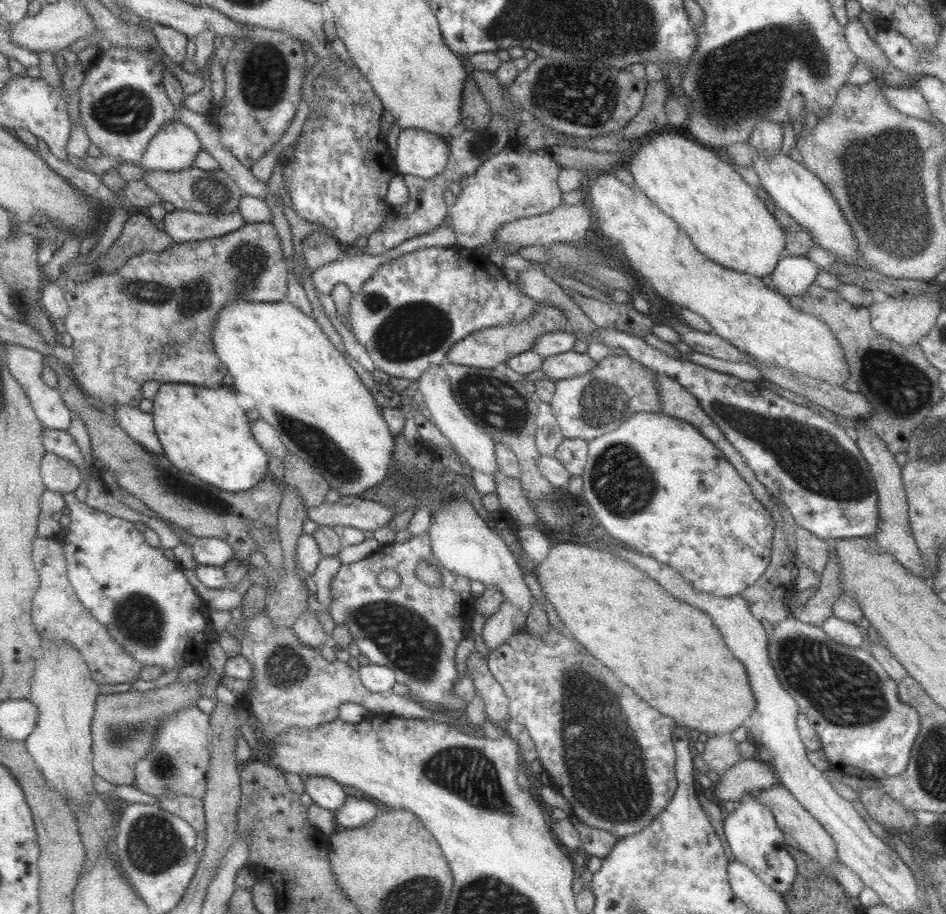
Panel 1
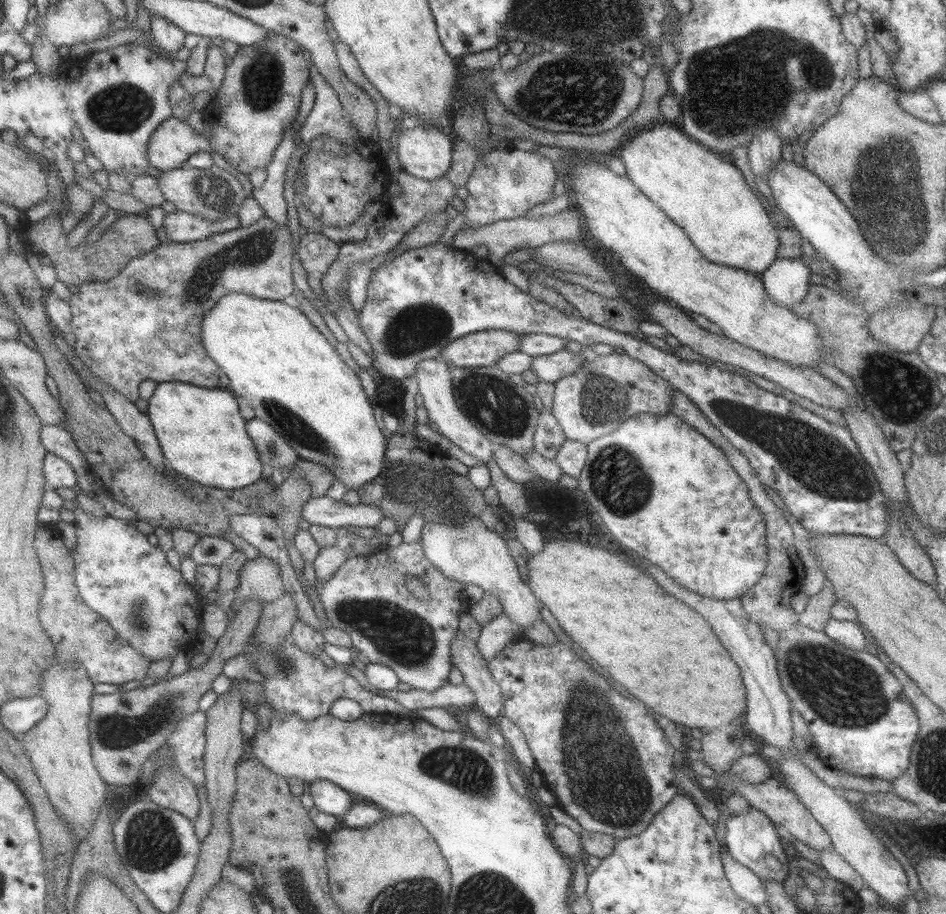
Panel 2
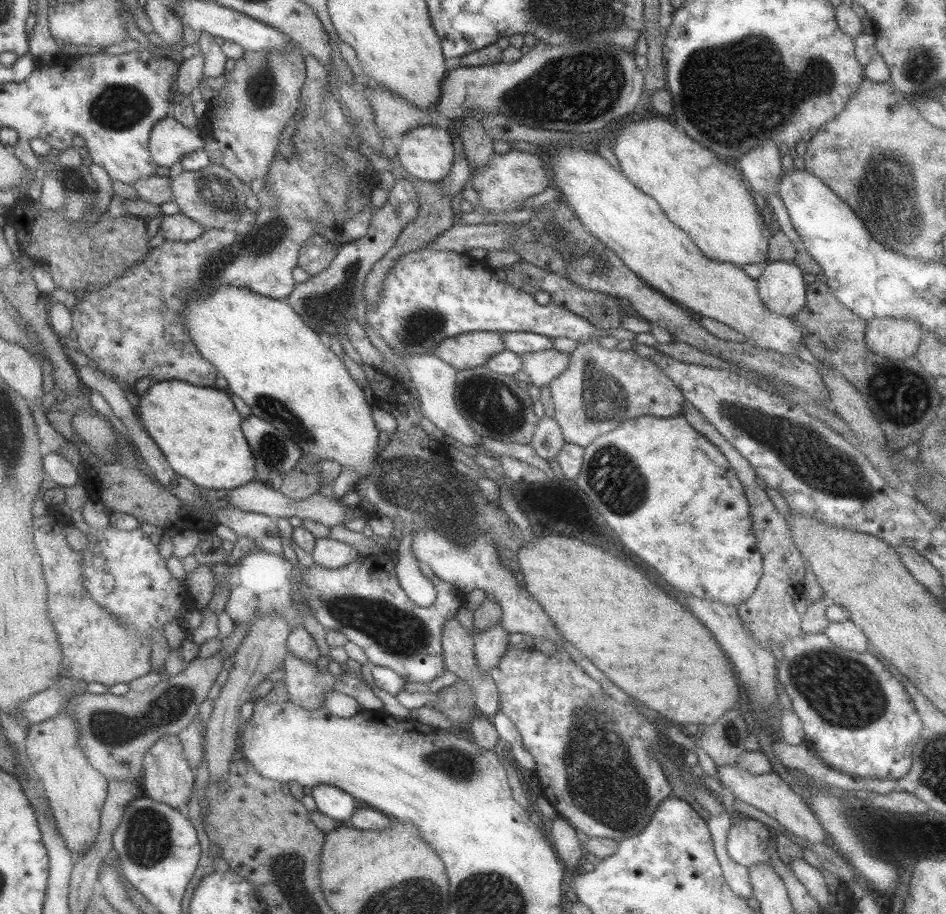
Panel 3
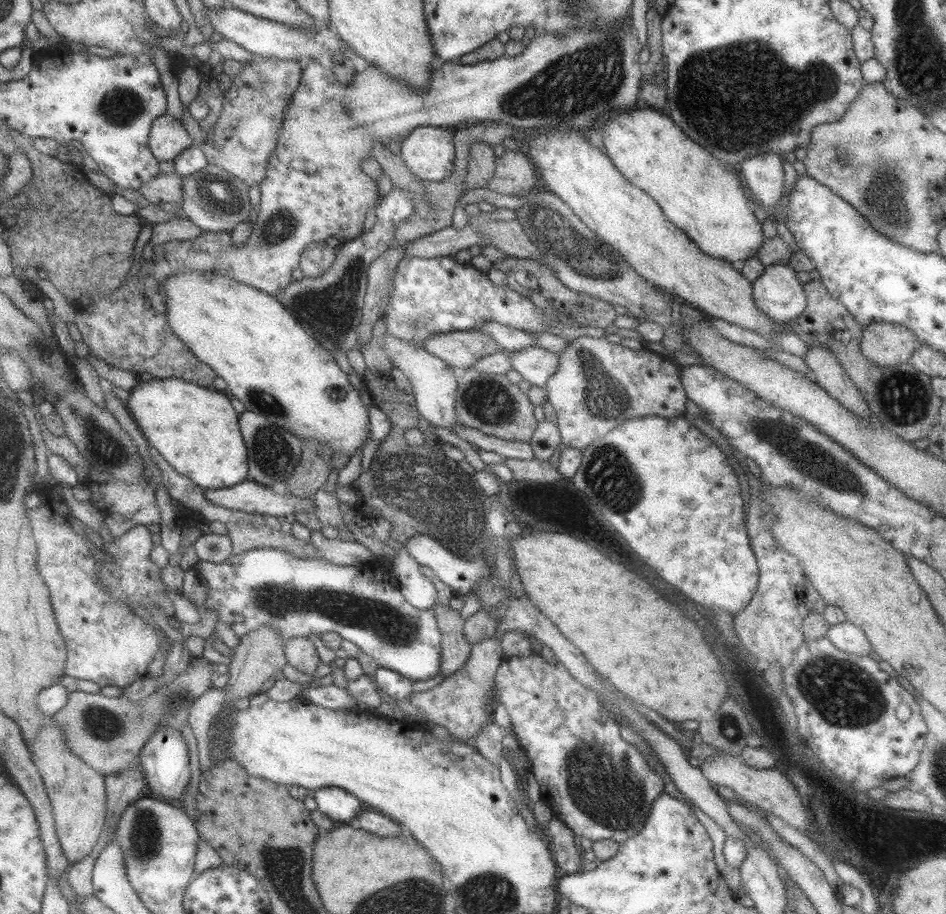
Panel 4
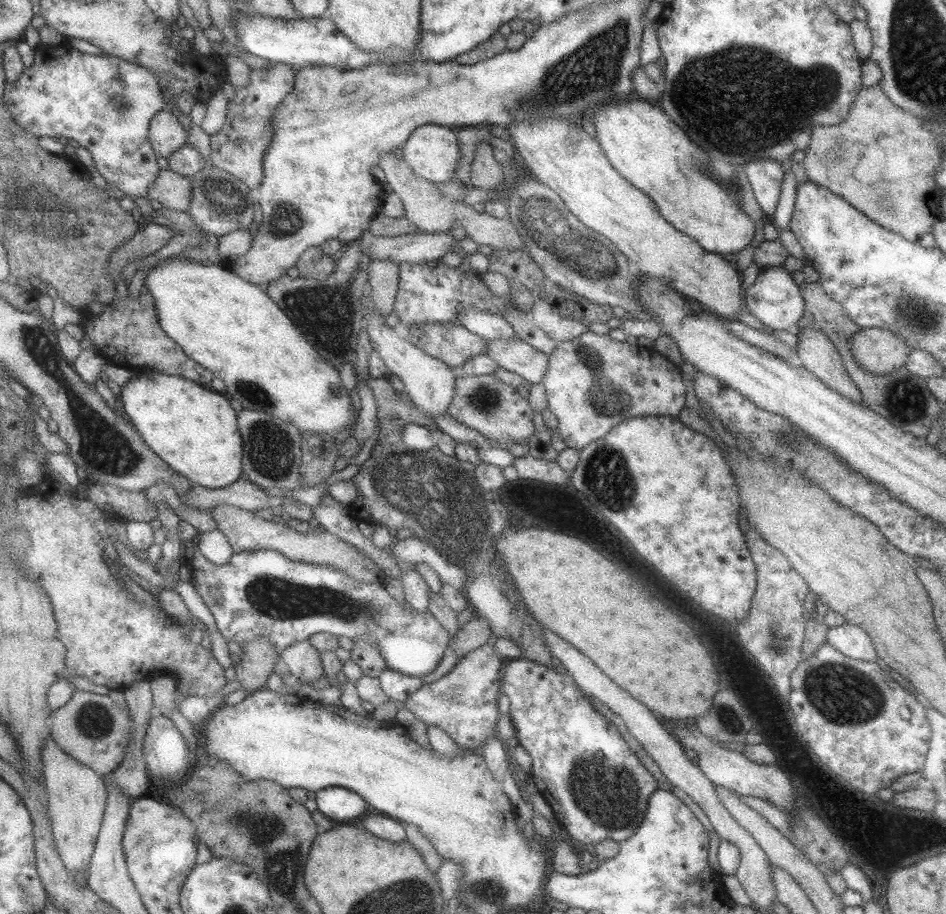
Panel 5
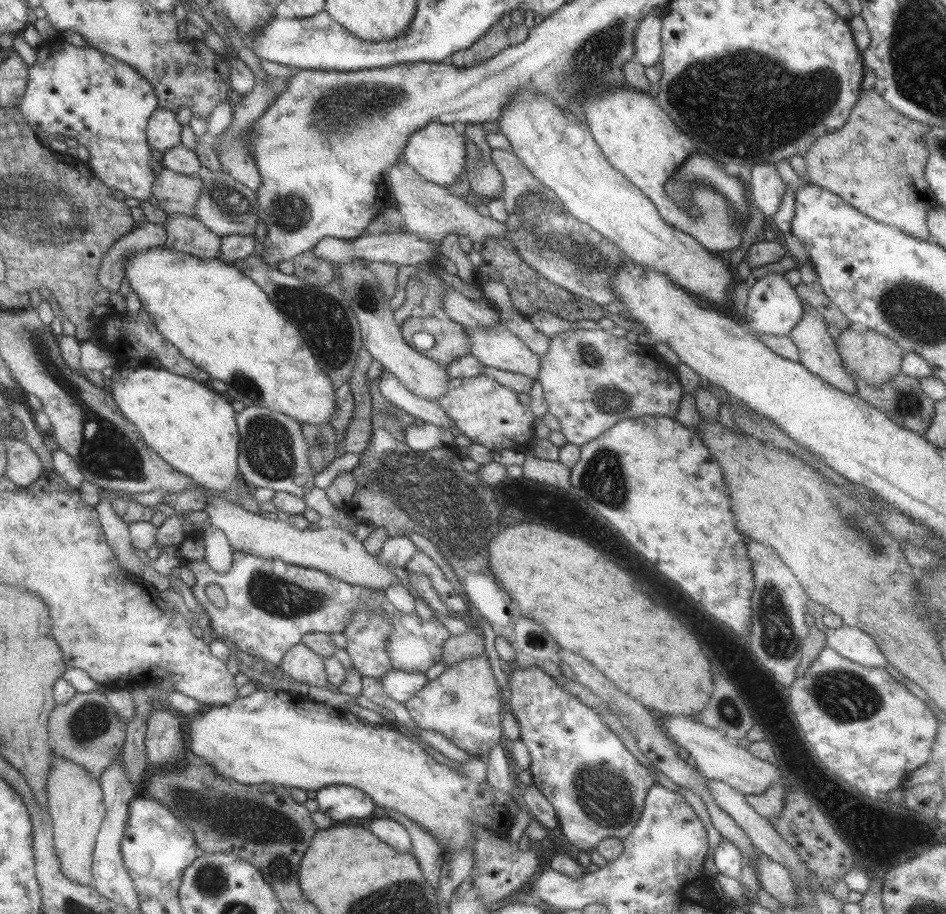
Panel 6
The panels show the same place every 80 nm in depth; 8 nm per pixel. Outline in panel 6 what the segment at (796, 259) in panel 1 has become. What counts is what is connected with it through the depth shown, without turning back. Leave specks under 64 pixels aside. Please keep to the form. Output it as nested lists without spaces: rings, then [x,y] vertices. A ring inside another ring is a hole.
[[[767,273],[757,279],[751,288],[748,288],[744,317],[746,326],[760,334],[775,336],[789,336],[790,330],[802,315],[803,303],[797,296],[793,286],[789,285],[783,274]]]

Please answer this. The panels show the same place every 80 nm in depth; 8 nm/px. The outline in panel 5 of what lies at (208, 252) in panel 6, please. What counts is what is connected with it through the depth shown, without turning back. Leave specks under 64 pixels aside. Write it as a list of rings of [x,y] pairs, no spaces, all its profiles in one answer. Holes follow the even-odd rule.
[[[161,207],[152,212],[151,222],[161,224],[173,231],[173,238],[165,246],[161,246],[155,253],[146,256],[139,261],[136,273],[133,275],[130,283],[127,285],[128,296],[137,297],[142,290],[144,274],[156,264],[170,258],[172,254],[178,254],[183,249],[197,247],[201,239],[205,237],[205,232],[199,228],[190,217],[189,213],[179,212],[173,209]]]

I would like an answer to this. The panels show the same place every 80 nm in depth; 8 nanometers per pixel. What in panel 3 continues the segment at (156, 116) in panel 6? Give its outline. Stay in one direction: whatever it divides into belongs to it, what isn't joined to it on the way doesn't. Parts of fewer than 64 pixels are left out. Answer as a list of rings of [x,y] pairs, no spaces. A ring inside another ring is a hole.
[[[170,114],[155,122],[149,134],[147,150],[155,166],[178,168],[183,155],[204,147],[202,129],[189,129]]]

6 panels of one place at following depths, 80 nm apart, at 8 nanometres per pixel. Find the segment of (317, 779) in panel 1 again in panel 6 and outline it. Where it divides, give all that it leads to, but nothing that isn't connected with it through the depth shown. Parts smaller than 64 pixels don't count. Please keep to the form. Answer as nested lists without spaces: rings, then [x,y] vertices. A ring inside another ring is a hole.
[[[330,784],[316,790],[318,810],[333,820],[359,820],[379,814],[376,804],[362,790],[344,784]]]

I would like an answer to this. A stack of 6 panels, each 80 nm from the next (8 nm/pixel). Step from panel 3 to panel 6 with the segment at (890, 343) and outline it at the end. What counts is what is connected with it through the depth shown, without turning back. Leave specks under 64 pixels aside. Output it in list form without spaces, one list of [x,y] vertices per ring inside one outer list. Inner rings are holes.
[[[849,326],[841,329],[834,345],[846,373],[851,377],[857,376],[857,379],[861,379],[869,387],[881,387],[900,372],[904,352],[892,340],[878,332]]]

